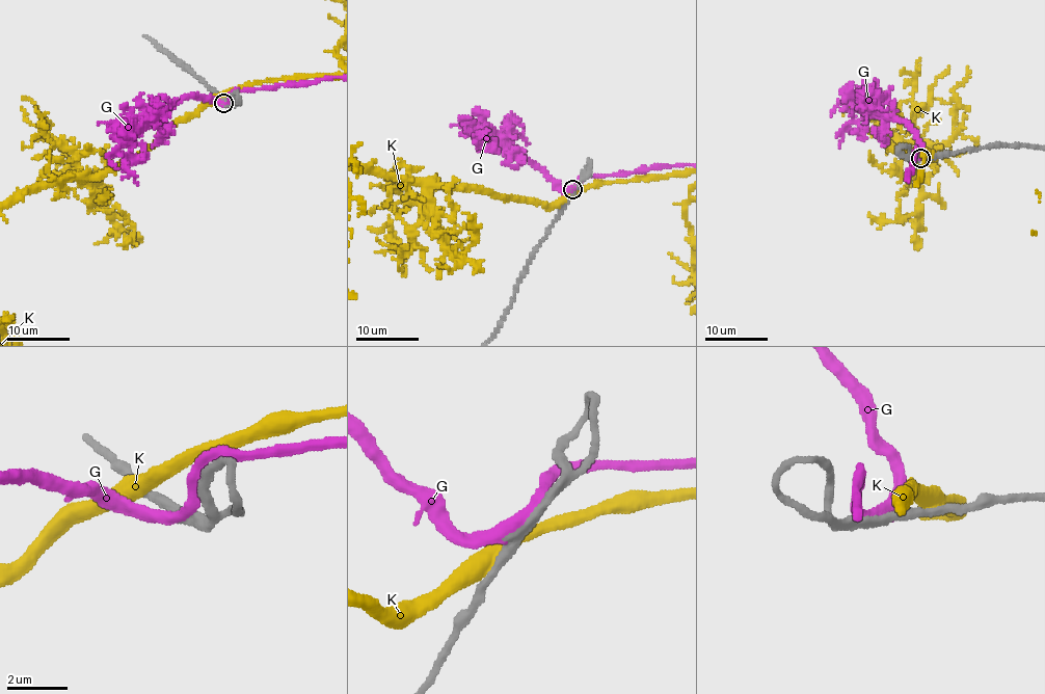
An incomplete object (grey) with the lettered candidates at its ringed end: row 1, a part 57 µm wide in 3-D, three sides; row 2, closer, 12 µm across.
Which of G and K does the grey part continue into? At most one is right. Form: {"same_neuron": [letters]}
{"same_neuron": ["G"]}

